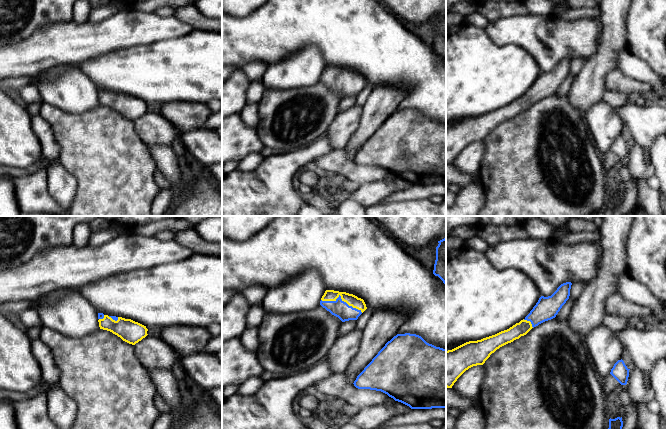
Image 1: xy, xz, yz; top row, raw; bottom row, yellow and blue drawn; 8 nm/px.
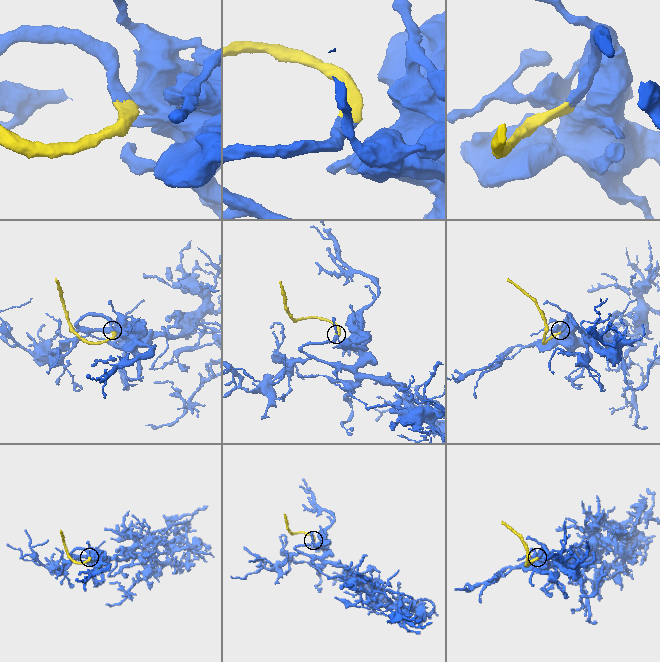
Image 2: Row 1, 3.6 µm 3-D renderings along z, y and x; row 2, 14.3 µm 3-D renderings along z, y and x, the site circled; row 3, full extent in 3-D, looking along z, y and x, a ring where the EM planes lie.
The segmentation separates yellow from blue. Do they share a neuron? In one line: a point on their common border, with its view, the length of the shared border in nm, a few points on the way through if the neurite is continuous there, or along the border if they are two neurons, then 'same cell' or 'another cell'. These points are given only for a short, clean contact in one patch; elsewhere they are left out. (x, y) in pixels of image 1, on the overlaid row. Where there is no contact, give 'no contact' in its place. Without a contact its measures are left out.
contact xz (342, 299); length 360 nm; way xz (330, 295), (342, 299), (338, 308); same cell

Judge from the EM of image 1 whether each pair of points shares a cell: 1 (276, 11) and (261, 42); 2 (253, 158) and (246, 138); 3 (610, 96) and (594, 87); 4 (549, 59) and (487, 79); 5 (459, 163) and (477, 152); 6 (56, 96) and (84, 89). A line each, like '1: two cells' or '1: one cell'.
1: one cell
2: two cells
3: two cells
4: two cells
5: one cell
6: one cell

